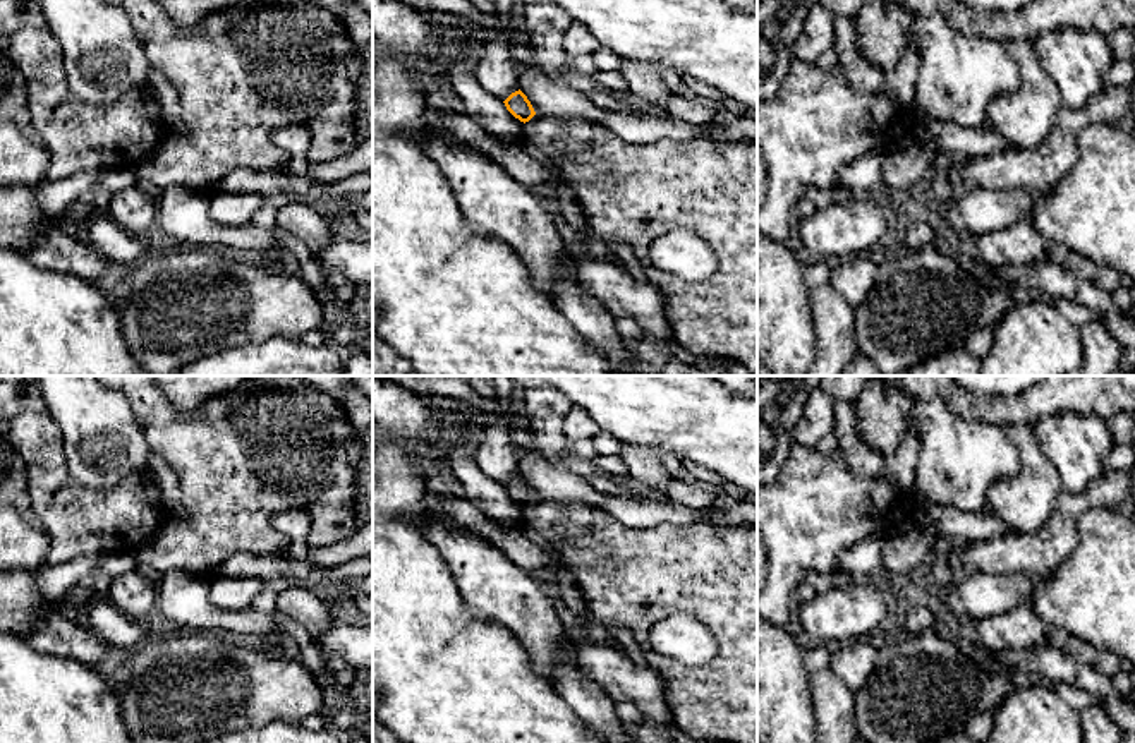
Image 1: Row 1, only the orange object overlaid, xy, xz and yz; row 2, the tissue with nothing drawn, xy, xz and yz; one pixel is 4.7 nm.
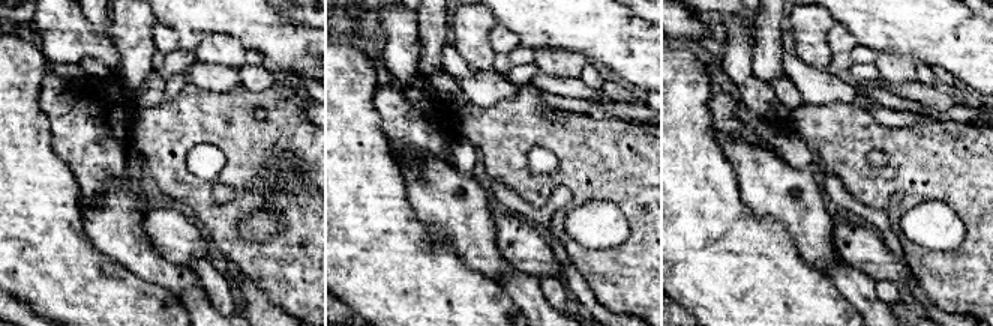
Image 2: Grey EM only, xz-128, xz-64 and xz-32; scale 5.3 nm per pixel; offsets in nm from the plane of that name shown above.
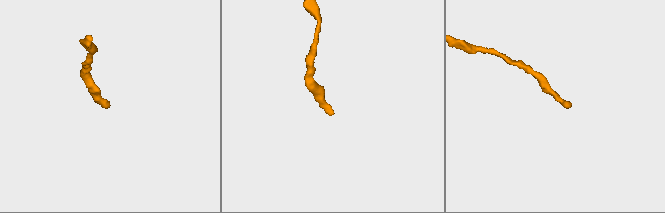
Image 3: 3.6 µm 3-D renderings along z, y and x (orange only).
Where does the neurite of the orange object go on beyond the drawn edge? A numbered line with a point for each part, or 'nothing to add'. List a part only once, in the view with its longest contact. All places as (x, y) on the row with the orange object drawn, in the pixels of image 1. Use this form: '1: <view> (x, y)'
nothing to add

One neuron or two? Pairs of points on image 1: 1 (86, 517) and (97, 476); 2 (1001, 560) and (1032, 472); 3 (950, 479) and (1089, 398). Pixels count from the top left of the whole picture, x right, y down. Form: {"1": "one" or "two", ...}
{"1": "two", "2": "two", "3": "two"}

